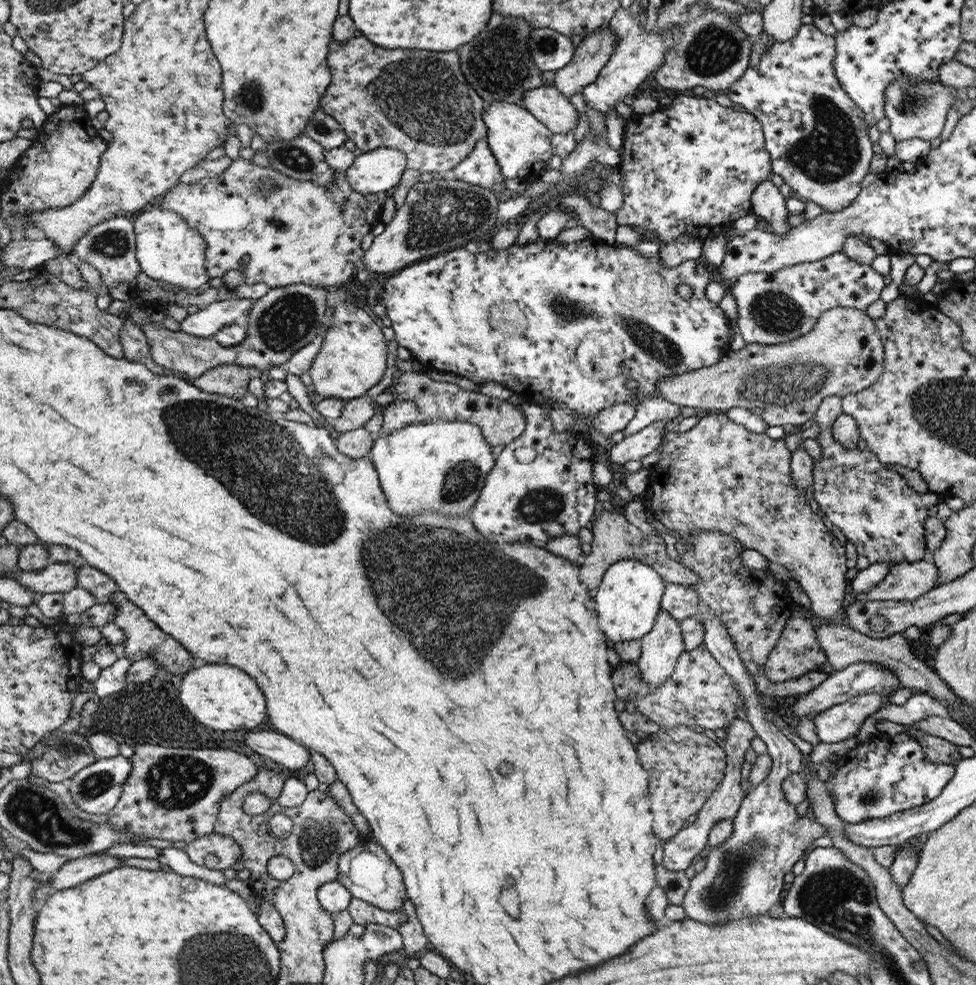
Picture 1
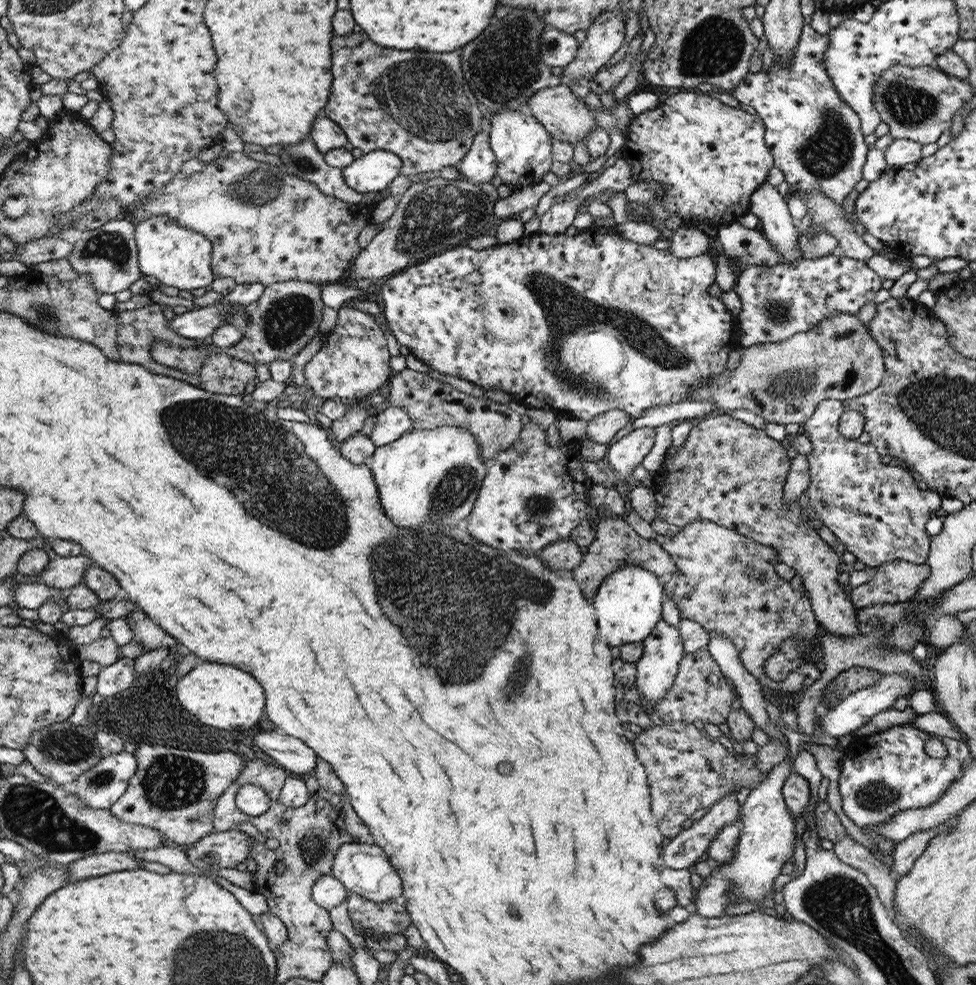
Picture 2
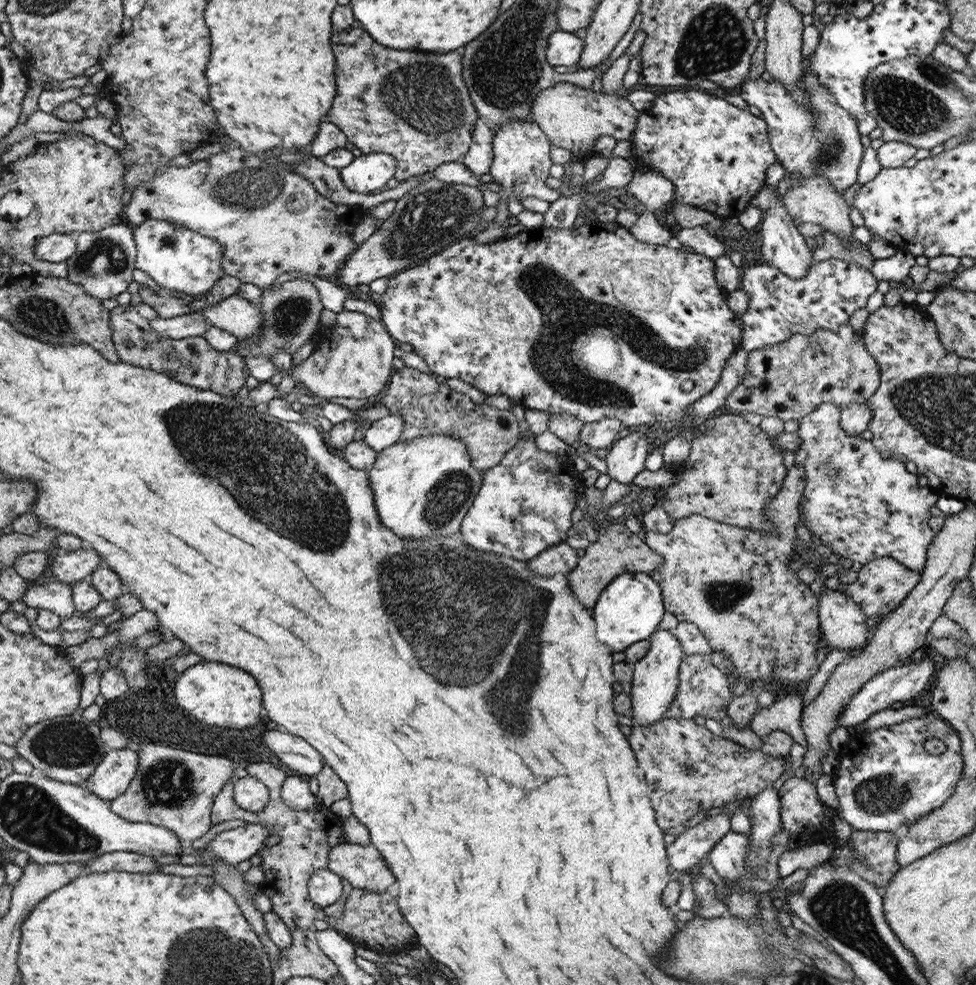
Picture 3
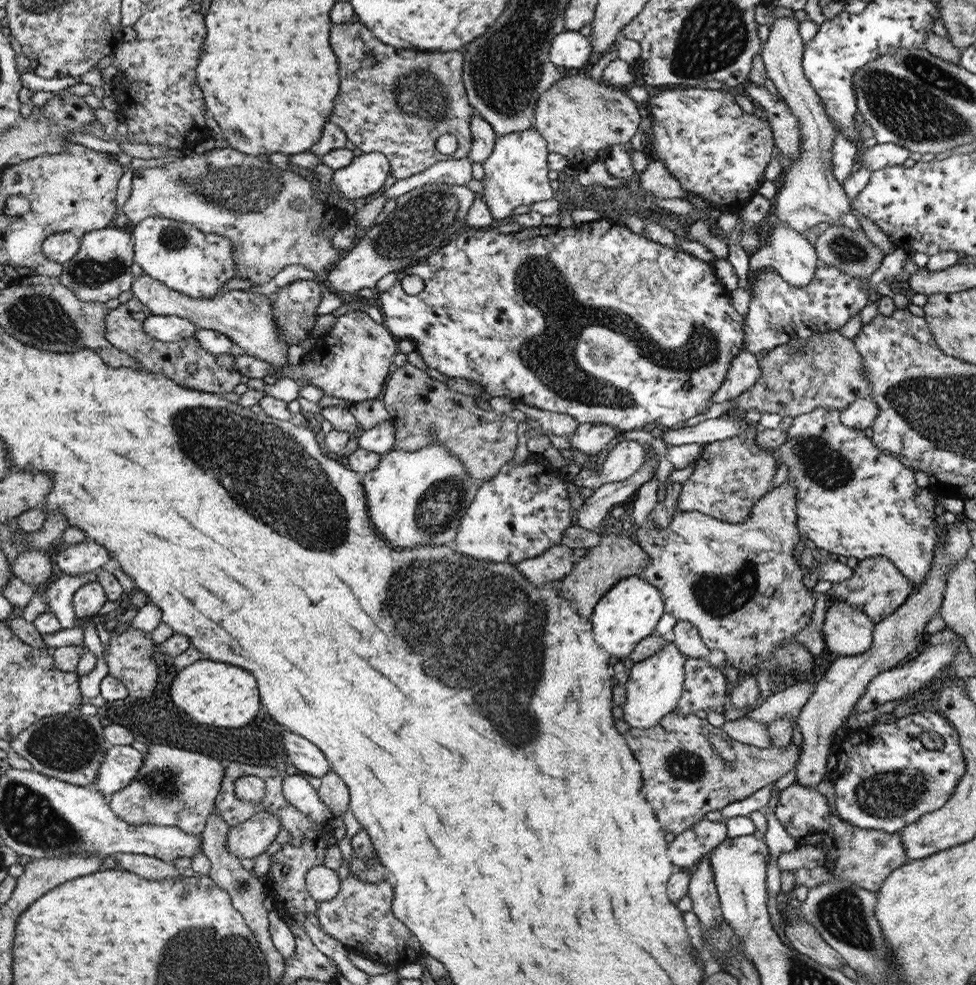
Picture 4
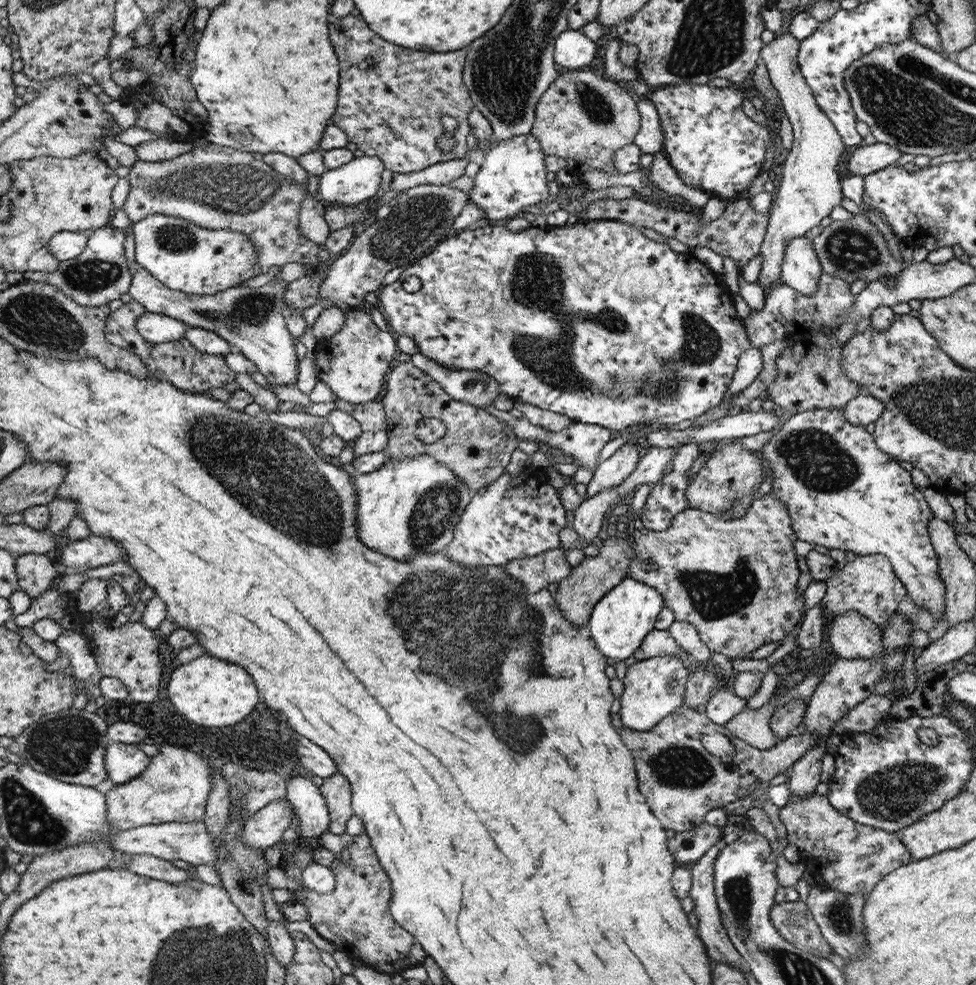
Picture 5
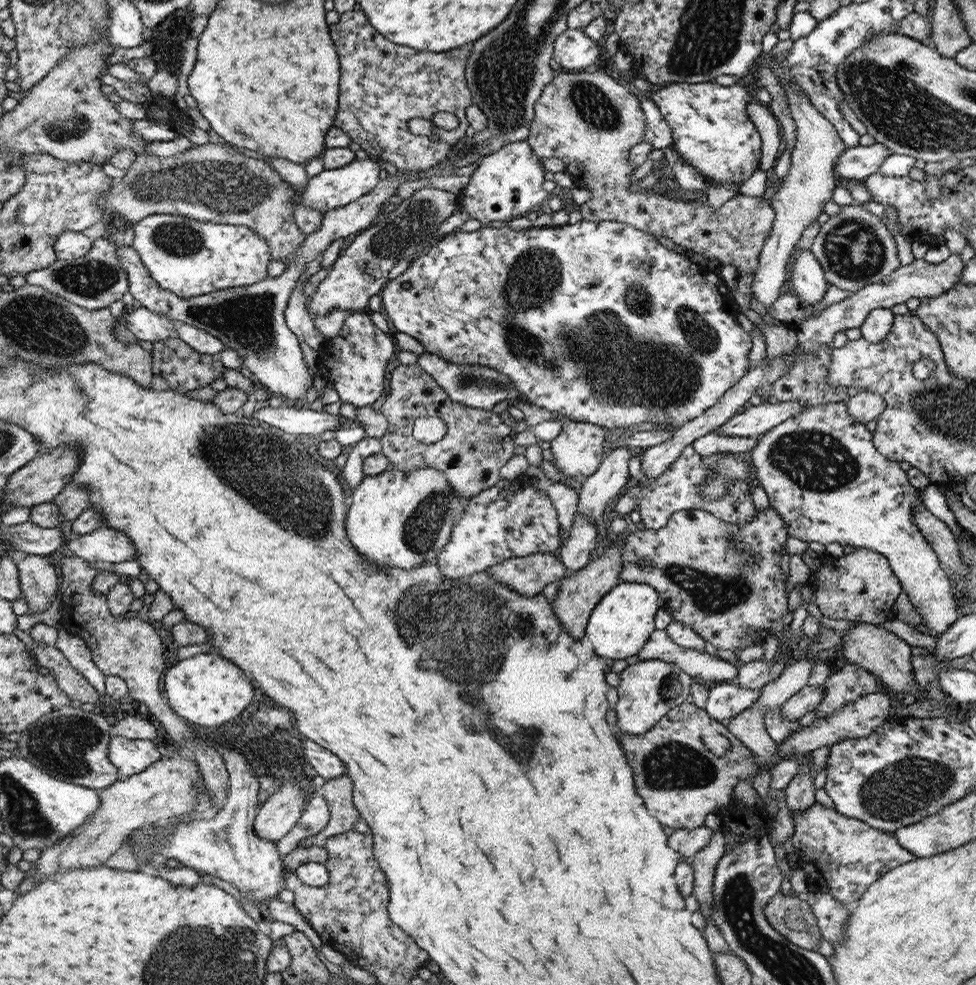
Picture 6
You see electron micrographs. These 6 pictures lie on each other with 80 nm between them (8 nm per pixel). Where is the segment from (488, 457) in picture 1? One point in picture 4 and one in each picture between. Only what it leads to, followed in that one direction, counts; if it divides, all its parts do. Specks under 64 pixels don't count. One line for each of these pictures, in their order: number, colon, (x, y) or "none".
2: (436, 474)
3: (424, 488)
4: (418, 498)

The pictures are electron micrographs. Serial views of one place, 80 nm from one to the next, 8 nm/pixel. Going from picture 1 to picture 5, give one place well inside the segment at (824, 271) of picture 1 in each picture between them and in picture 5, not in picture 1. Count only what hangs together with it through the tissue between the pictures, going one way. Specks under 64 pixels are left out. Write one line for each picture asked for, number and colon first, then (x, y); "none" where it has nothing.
2: (780, 301)
3: (779, 306)
4: (778, 311)
5: (786, 312)

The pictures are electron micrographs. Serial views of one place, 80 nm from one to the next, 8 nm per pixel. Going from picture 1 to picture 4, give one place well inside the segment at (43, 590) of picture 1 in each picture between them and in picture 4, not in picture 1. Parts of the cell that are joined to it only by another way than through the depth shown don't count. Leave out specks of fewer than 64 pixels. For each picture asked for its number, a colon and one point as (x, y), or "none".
2: (64, 573)
3: (75, 566)
4: (87, 557)

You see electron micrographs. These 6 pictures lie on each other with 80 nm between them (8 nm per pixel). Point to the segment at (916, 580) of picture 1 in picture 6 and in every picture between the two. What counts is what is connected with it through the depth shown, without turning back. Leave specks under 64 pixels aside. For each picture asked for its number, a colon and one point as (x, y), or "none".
2: (892, 582)
3: (882, 584)
4: (876, 587)
5: (867, 584)
6: (860, 586)

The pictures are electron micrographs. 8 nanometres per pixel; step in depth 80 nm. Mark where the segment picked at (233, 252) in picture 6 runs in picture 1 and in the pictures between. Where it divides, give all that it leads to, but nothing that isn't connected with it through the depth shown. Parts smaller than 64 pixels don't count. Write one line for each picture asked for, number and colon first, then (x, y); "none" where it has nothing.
1: (170, 251)
2: (170, 254)
3: (176, 257)
4: (178, 254)
5: (192, 259)

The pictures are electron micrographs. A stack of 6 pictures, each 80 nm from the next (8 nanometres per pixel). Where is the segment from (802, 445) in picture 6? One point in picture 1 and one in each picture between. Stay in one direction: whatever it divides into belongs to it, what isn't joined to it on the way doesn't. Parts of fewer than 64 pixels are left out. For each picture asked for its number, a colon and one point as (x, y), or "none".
1: (873, 507)
2: (877, 511)
3: (862, 504)
4: (852, 499)
5: (842, 492)

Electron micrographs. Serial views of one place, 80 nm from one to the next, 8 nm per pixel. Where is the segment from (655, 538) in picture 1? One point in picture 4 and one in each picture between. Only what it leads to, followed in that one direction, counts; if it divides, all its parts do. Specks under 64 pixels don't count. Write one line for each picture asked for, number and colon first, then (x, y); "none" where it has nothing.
2: (616, 543)
3: (617, 550)
4: (617, 556)

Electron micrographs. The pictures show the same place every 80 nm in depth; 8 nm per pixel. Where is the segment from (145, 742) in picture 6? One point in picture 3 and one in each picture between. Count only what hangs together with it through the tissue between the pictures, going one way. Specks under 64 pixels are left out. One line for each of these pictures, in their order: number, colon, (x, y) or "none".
3: (113, 775)
4: (120, 765)
5: (123, 761)

